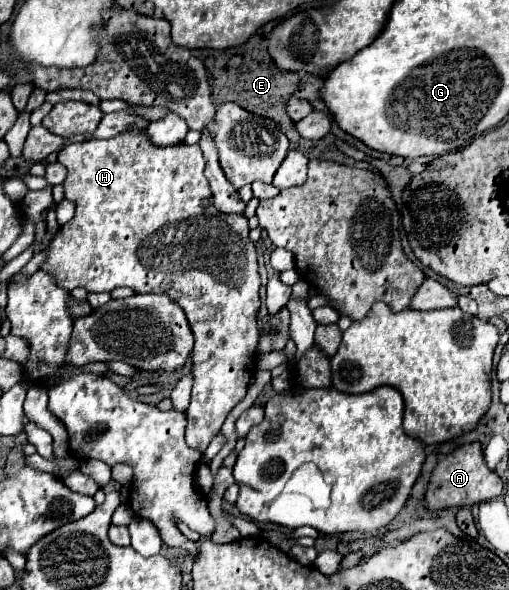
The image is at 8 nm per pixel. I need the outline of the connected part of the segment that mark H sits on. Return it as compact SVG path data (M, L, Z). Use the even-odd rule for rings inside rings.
M134 129L114 139L72 143L58 153L58 161L68 169L62 185L66 199L76 205L76 215L60 227L40 269L50 273L58 287L68 291L84 287L86 291L100 293L130 287L136 293L164 293L184 309L196 339L192 349L192 401L186 411L186 443L204 453L228 413L246 397L254 375L252 367L256 365L260 275L246 217L224 215L214 209L199 144L156 147L146 141L144 131Z

